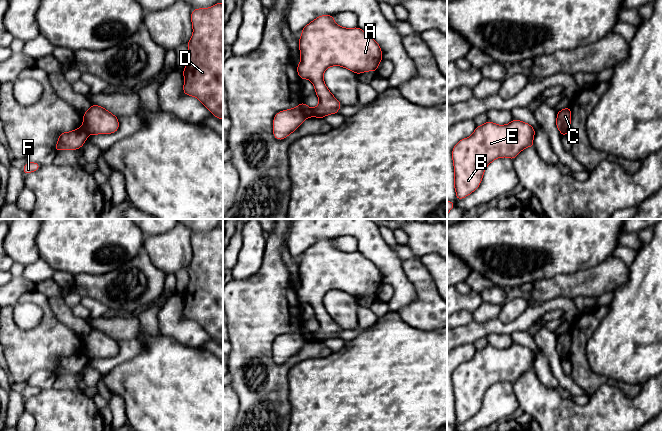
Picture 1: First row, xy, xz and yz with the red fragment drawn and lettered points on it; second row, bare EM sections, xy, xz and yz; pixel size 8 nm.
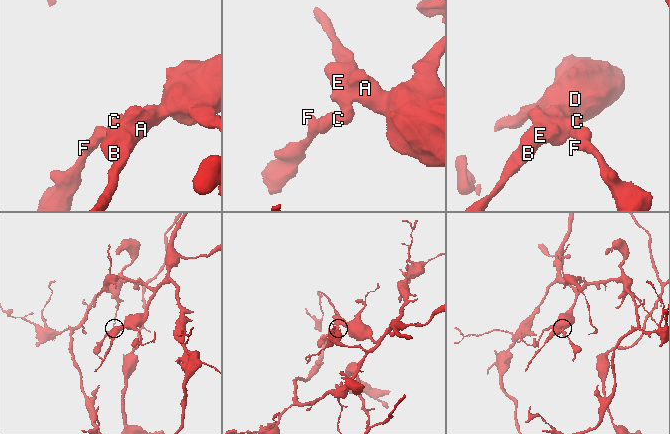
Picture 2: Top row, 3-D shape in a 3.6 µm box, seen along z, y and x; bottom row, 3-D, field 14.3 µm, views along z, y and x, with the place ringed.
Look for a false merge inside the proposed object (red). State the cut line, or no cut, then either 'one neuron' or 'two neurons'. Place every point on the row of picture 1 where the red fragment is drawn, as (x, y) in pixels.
xy (82, 126), (89, 133) | two neurons

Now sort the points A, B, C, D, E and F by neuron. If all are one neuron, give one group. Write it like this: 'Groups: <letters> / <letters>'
Groups: A B C D E / F

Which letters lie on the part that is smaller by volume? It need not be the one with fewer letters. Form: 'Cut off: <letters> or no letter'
Cut off: F

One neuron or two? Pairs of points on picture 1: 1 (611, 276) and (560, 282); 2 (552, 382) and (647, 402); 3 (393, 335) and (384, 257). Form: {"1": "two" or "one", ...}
{"1": "one", "2": "two", "3": "two"}

